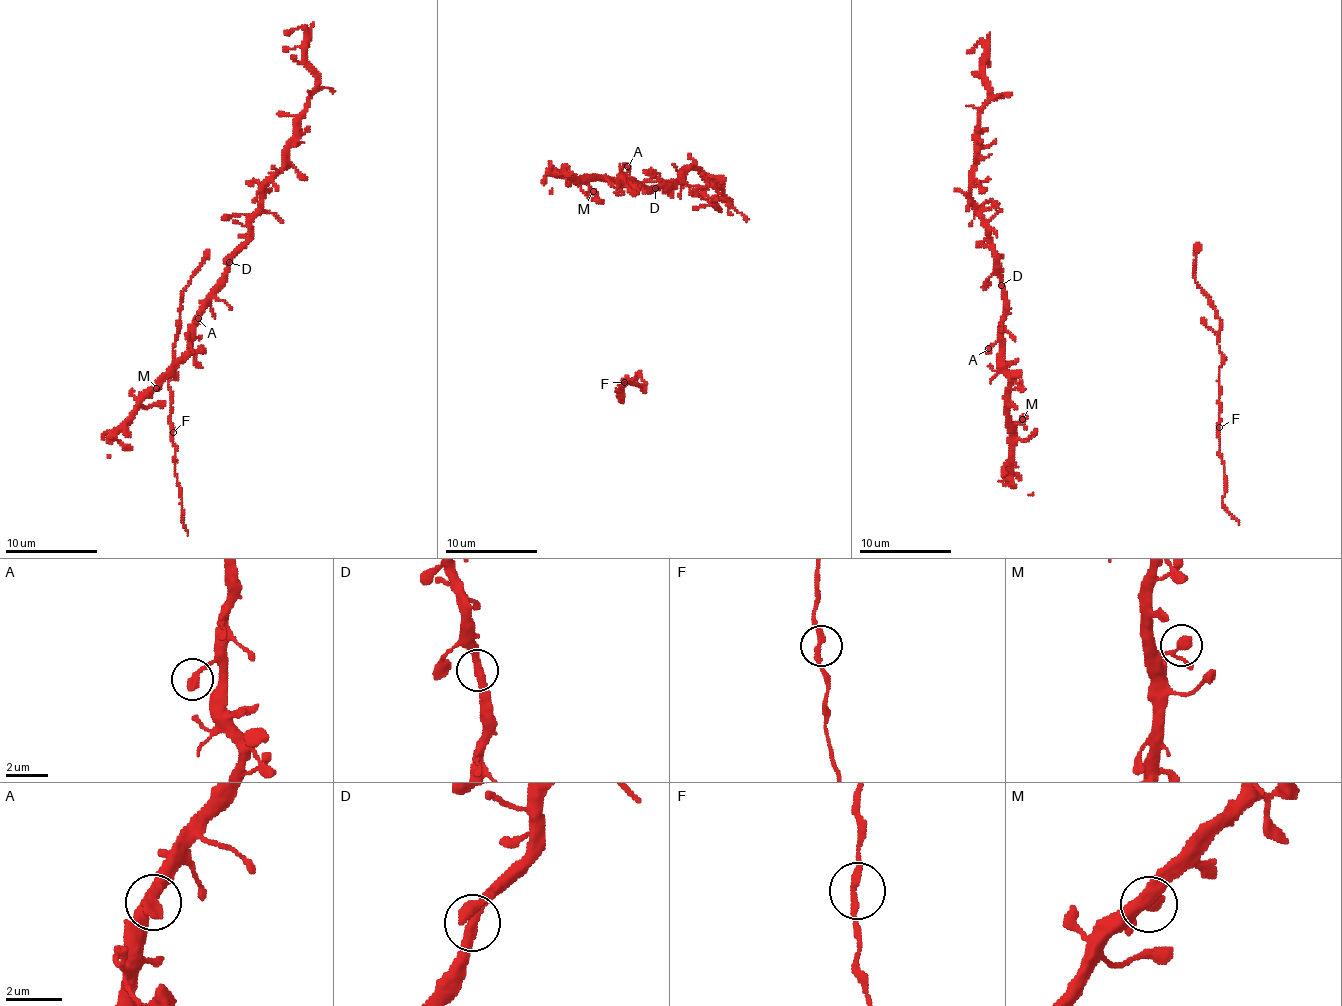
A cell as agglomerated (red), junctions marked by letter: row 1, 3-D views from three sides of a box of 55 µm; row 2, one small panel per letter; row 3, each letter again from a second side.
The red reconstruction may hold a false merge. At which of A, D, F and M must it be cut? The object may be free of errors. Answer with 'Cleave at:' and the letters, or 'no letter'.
Cleave at: no letter

